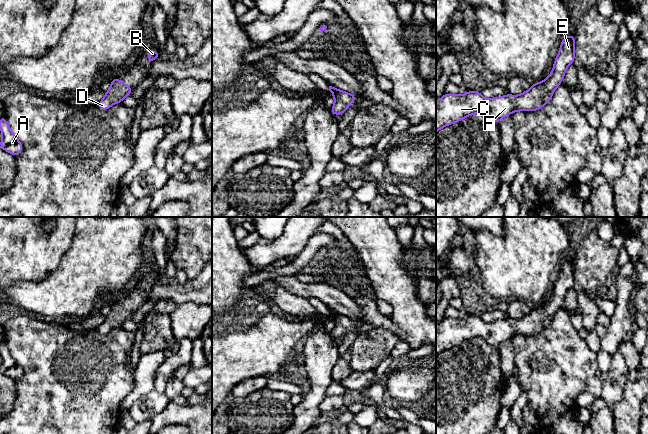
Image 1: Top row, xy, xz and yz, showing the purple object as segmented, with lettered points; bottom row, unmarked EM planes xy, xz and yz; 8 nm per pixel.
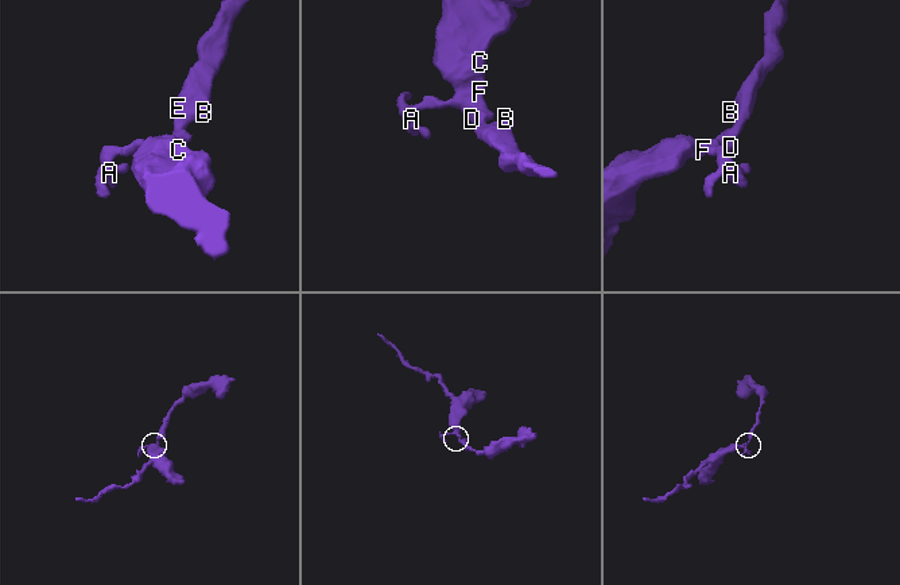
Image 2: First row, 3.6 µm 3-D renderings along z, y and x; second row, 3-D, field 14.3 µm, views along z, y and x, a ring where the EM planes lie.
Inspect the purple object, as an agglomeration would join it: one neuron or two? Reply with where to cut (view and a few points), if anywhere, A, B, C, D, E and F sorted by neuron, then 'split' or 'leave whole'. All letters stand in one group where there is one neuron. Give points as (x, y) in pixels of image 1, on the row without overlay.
no cut | A B C D E F | leave whole

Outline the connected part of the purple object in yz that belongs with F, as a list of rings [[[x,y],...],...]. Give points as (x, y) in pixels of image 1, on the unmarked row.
[[[567,259],[561,265],[561,271],[554,285],[551,298],[543,306],[533,307],[532,311],[520,319],[506,318],[502,321],[486,323],[476,314],[463,319],[443,318],[436,326],[436,357],[445,350],[462,345],[475,337],[483,338],[488,344],[498,348],[499,345],[516,335],[537,335],[550,326],[553,316],[561,308],[567,291],[574,287],[575,259]]]

